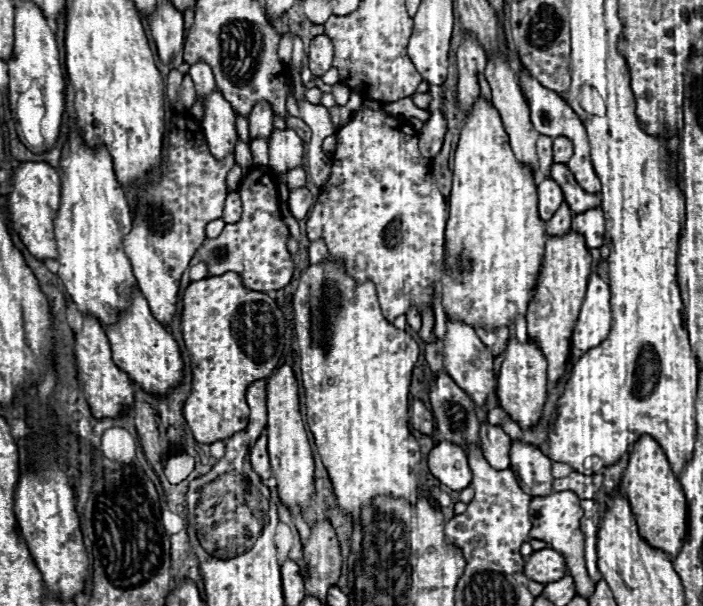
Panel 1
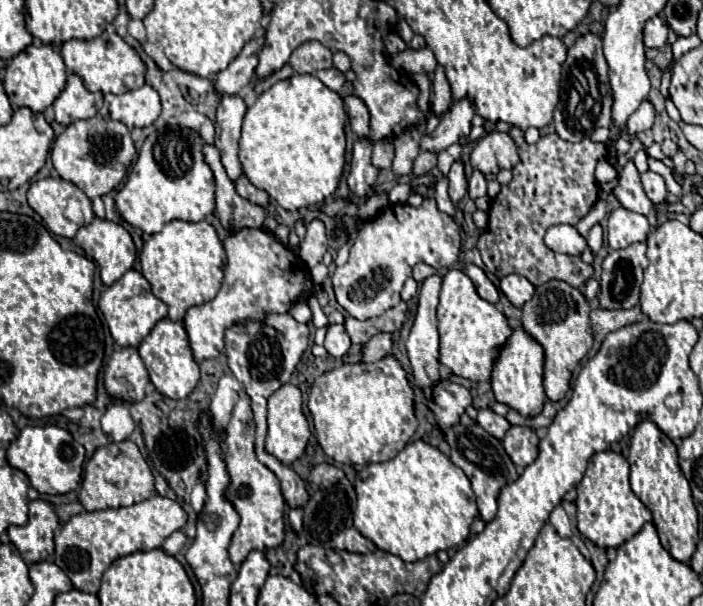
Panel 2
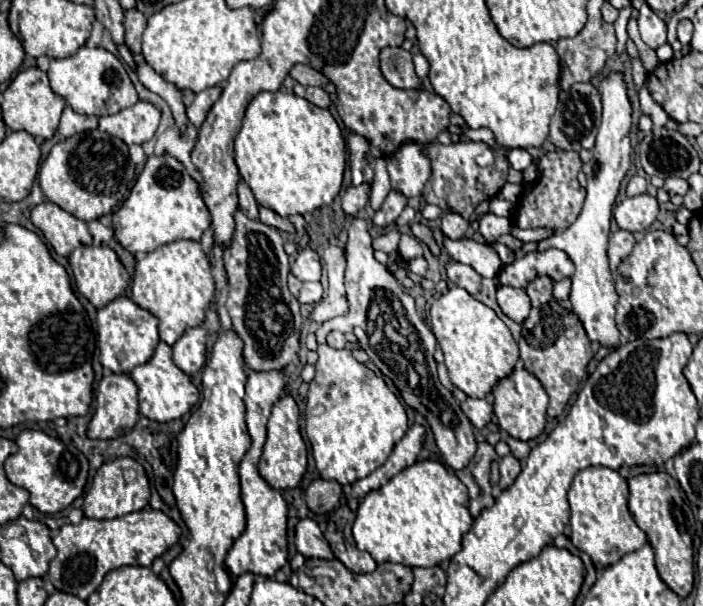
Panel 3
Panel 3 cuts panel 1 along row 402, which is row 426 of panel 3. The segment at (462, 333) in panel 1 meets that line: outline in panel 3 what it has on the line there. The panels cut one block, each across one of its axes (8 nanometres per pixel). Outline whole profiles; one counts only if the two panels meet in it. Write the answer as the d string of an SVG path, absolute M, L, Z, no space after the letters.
M466 398L462 404L462 412L470 418L470 422L476 428L484 428L490 422L490 414L492 414L492 404L488 400L474 400L474 398Z

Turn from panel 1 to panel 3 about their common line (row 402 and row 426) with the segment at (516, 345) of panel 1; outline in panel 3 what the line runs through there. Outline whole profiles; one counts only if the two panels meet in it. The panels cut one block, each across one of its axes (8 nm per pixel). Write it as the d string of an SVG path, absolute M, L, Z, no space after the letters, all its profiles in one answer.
M518 364L508 376L500 378L492 388L494 396L494 414L498 418L498 426L506 430L510 436L518 440L532 440L542 434L546 424L546 408L548 408L548 394L540 380L528 372L522 364Z

